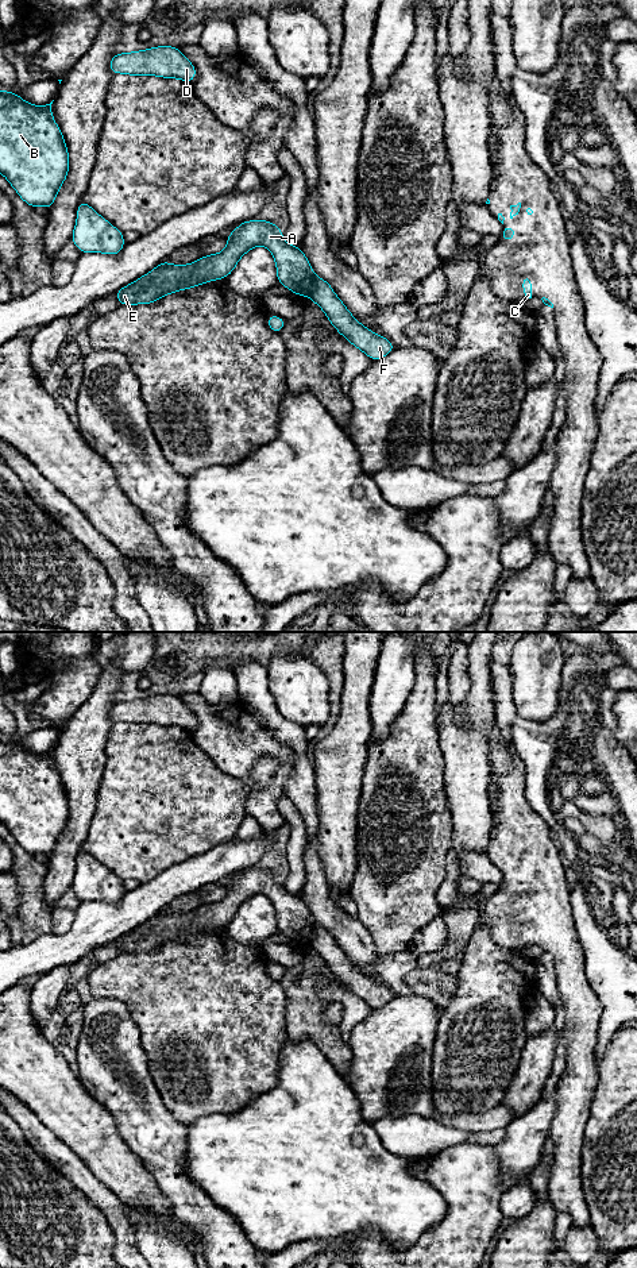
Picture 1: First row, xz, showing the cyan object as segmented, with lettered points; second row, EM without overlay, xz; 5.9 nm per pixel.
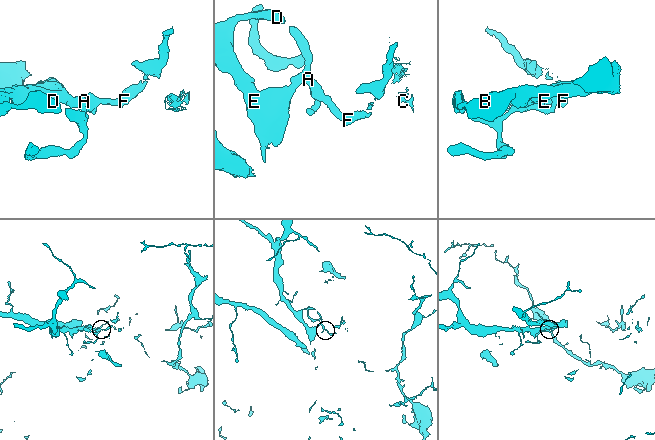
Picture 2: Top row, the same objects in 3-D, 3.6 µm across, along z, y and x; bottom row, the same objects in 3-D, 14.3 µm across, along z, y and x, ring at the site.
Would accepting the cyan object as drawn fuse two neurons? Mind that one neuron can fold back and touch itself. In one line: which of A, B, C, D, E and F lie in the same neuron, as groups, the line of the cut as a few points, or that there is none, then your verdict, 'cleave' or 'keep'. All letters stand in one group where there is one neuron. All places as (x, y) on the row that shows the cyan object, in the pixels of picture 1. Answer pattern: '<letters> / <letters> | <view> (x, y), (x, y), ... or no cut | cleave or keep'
A B D E / C F | xz (315, 276), (308, 295) | cleave

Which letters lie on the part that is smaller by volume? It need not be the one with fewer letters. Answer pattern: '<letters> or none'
C, F

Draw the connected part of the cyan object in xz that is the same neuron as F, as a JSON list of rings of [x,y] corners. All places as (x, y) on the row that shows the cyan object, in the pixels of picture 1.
[[[314,277],[309,298],[323,309],[331,325],[352,346],[362,350],[371,361],[382,359],[397,348],[389,339],[362,325],[325,280]]]

